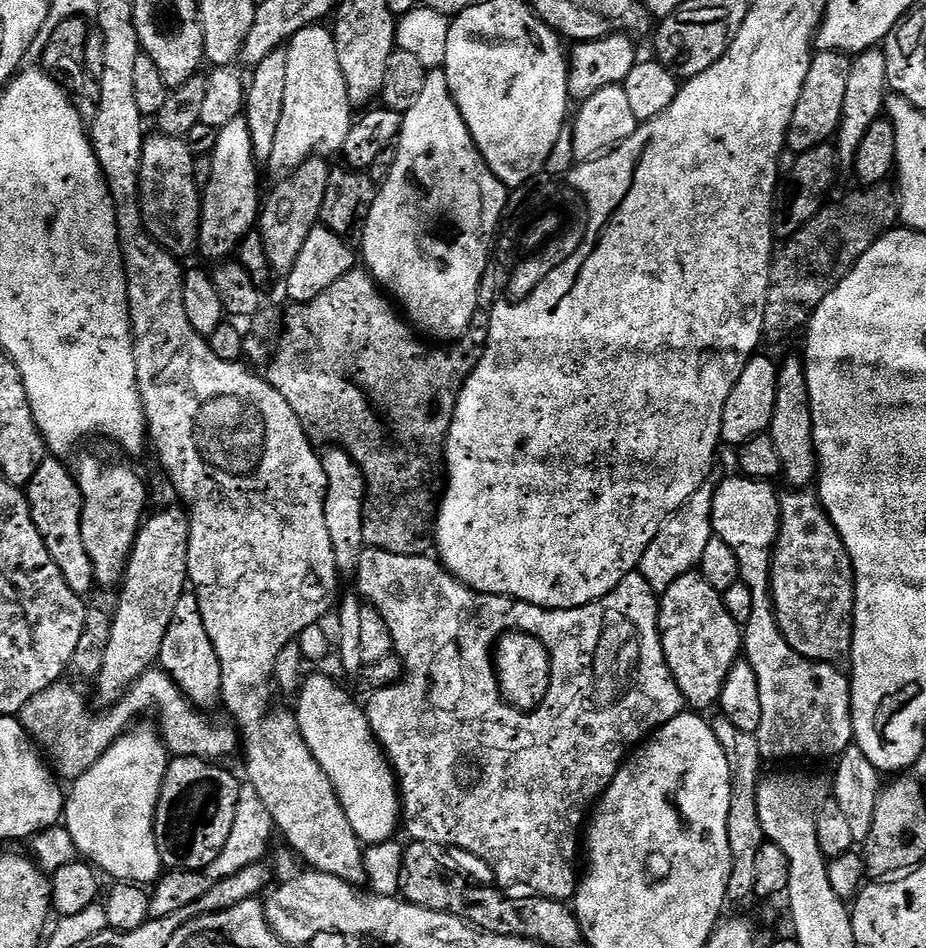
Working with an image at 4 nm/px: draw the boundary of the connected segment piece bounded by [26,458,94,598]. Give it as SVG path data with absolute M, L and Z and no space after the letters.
M46 458L38 466L34 478L26 485L26 495L30 514L38 534L42 534L42 542L46 542L46 550L50 550L50 558L62 570L62 578L66 578L66 586L74 590L74 594L91 597L94 581L90 556L86 554L86 545L82 542L82 494L76 485L75 475L64 465L60 458Z

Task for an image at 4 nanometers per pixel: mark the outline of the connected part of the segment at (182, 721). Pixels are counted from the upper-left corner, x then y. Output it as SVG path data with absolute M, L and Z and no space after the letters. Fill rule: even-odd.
M159 667L149 668L132 683L121 700L111 708L100 711L93 710L90 704L88 709L83 694L74 685L64 683L52 684L42 690L42 694L30 698L30 702L26 702L18 714L21 726L38 745L61 781L73 782L86 774L100 756L133 727L132 719L147 712L156 712L156 720L160 723L158 735L173 757L199 756L201 760L220 762L235 748L237 751L237 729L207 720L204 717L207 715L190 703L167 672Z

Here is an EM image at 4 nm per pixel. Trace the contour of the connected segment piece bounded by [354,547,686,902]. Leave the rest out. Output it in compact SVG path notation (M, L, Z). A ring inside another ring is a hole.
M365 547L364 553L360 555L360 565L354 573L354 579L356 579L357 586L360 587L356 587L359 595L363 597L363 599L367 601L371 607L377 608L380 612L380 616L386 622L388 633L392 635L392 648L394 649L395 655L399 656L400 661L404 663L404 675L402 677L402 682L391 684L388 688L380 688L377 692L371 693L372 719L370 719L369 722L373 732L376 733L377 740L380 741L381 748L384 749L384 755L388 757L388 762L392 765L392 771L395 772L398 777L398 787L400 790L400 799L402 801L402 828L403 831L408 831L409 837L407 839L412 842L419 842L429 846L443 846L448 850L457 850L456 848L461 848L462 851L469 852L470 855L477 856L480 860L485 860L485 862L492 867L493 874L496 875L497 881L495 880L495 883L497 885L508 886L504 884L521 884L521 886L524 887L521 889L527 890L529 893L539 894L546 898L550 898L551 900L563 900L565 902L571 901L573 897L575 897L576 885L578 883L578 871L576 872L576 851L578 851L579 848L581 851L582 848L582 829L585 827L586 817L589 815L594 802L599 801L600 797L603 796L604 791L612 785L612 780L616 777L617 772L620 771L626 760L625 753L622 754L617 752L622 746L621 742L618 741L618 736L620 736L621 740L624 742L639 741L638 743L641 743L644 739L647 739L654 731L656 731L657 728L660 728L661 725L672 720L674 717L679 716L686 706L684 696L681 694L681 691L678 690L677 683L674 682L673 675L669 672L669 664L666 662L665 651L662 650L662 642L659 631L659 601L657 595L653 595L652 593L654 592L644 586L640 587L641 589L634 588L632 590L628 589L628 586L626 586L620 591L617 590L613 592L611 596L607 597L607 599L597 600L594 604L578 606L577 608L557 608L555 610L549 610L547 608L539 608L533 604L527 604L521 600L511 600L508 596L495 596L494 594L486 594L485 592L476 592L474 589L465 586L464 583L456 579L455 576L449 574L448 569L440 563L439 559L433 558L431 555L403 556L402 554L390 554L389 552L383 552L377 548L370 547ZM470 612L474 612L474 614L476 614L476 618L474 618L474 620L476 620L476 626L470 626L470 630L474 632L474 638L480 638L480 640L474 640L474 642L466 642L466 636L462 636L462 630L466 628L466 624L470 624ZM511 631L529 632L540 639L548 651L549 658L552 663L552 677L549 680L548 693L545 696L545 700L531 712L522 712L516 708L511 708L508 704L502 702L499 686L497 684L496 672L494 669L494 645L497 643L501 634ZM622 639L633 640L633 645L630 646L628 644L624 644L618 650L612 651L613 648L617 646L618 640ZM434 650L442 650L440 654L448 654L448 650L454 650L454 654L460 654L460 656L464 654L464 658L458 658L458 656L456 656L456 664L434 664Z

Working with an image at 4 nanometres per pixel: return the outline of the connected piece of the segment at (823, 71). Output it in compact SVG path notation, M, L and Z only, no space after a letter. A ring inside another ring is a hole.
M822 51L813 55L788 127L786 144L791 151L793 148L793 153L799 154L818 147L819 144L827 144L835 137L842 116L842 102L846 100L846 82L850 78L851 69L852 60L847 55Z

